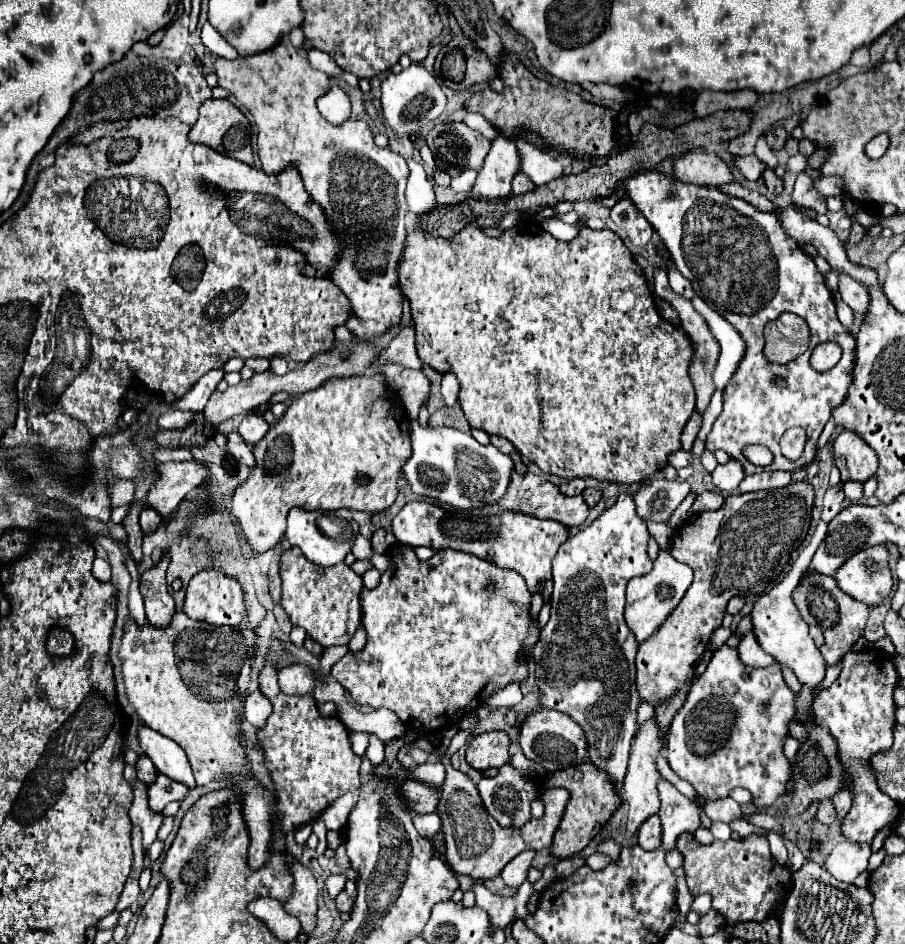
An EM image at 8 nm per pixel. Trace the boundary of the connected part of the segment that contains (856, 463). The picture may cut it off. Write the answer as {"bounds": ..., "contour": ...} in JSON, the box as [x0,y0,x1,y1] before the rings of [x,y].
{"bounds":[834,430,878,482],"contour":[[[844,430],[834,440],[834,460],[842,474],[842,482],[866,482],[878,470],[876,452],[856,432],[850,430]]]}

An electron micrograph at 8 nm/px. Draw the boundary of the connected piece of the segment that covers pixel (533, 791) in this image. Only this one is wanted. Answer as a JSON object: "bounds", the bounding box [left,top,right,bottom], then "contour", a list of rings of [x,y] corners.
{"bounds":[478,764,540,828],"contour":[[[504,764],[494,778],[482,778],[478,790],[486,810],[502,826],[522,828],[530,816],[530,804],[540,796],[538,776],[524,776],[512,764]]]}

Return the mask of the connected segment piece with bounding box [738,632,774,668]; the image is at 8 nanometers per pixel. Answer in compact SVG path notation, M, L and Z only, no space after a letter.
M748 632L748 634L744 636L744 640L740 642L738 650L740 650L742 660L744 660L748 666L766 668L766 666L770 666L770 664L774 662L772 656L768 656L768 652L760 650L760 646L756 644L756 634L752 634L752 632Z

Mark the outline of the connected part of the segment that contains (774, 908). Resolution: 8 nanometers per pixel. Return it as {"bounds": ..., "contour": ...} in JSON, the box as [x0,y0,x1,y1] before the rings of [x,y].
{"bounds":[676,834,792,924],"contour":[[[684,834],[680,840],[676,840],[676,850],[684,856],[682,868],[690,894],[710,894],[712,910],[720,912],[726,918],[726,924],[740,924],[748,920],[760,922],[770,914],[782,914],[784,900],[792,884],[792,872],[788,866],[780,866],[772,858],[766,836],[750,834],[740,840],[714,840],[712,844],[704,846],[698,844],[694,834]]]}

